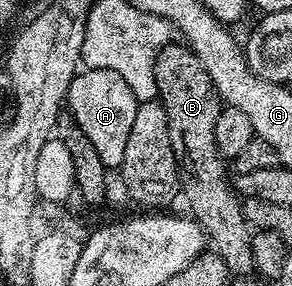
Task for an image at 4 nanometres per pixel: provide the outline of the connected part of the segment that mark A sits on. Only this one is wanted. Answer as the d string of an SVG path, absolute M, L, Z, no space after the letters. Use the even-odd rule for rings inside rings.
M113 69L80 70L67 86L66 110L89 137L107 169L118 169L121 165L125 157L125 141L129 141L129 129L133 129L133 117L137 117L139 105L139 100L133 97L133 89L125 85L125 77Z

